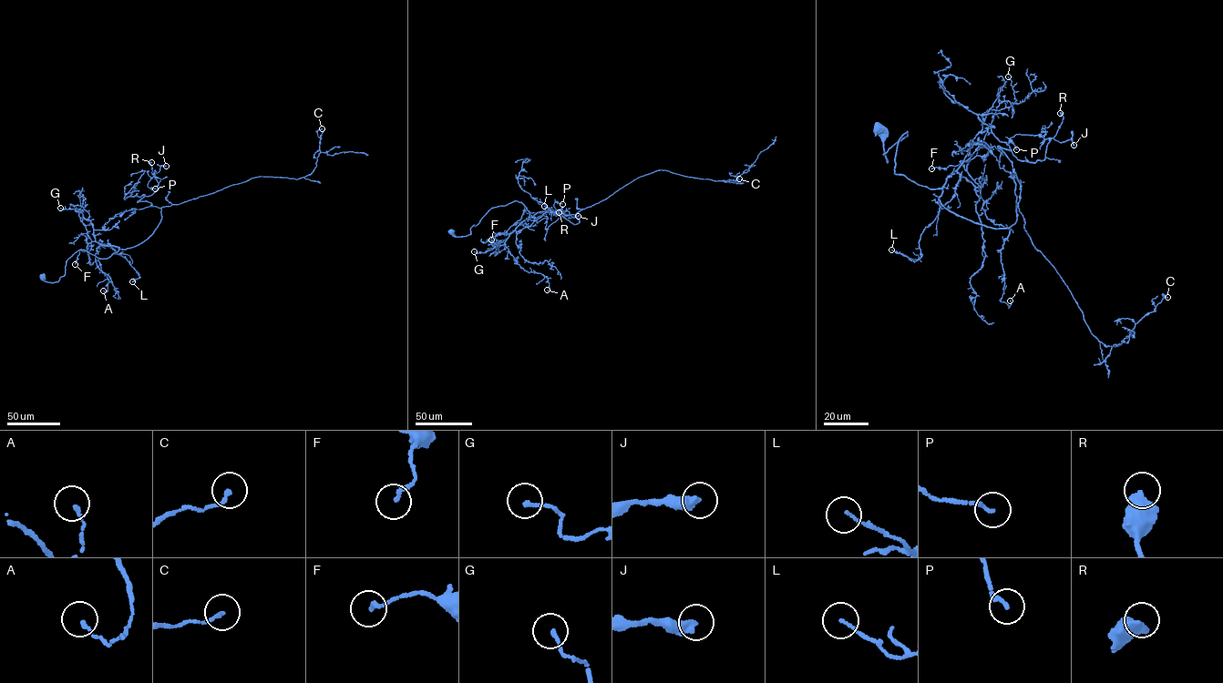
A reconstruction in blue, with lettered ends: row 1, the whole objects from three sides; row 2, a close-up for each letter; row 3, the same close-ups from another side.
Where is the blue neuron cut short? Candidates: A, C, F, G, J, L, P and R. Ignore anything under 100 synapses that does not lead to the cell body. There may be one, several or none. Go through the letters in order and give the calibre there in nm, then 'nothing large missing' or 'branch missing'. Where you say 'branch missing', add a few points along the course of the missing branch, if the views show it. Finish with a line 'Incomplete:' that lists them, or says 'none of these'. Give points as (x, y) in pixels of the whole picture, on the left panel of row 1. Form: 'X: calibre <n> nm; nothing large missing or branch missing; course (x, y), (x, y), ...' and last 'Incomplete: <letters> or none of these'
A: calibre 120 nm; nothing large missing
C: calibre 130 nm; nothing large missing
F: calibre 170 nm; nothing large missing
G: calibre 140 nm; nothing large missing
J: calibre 400 nm; nothing large missing
L: calibre 100 nm; nothing large missing
P: calibre 150 nm; nothing large missing
R: calibre 550 nm; nothing large missing
Incomplete: none of these

